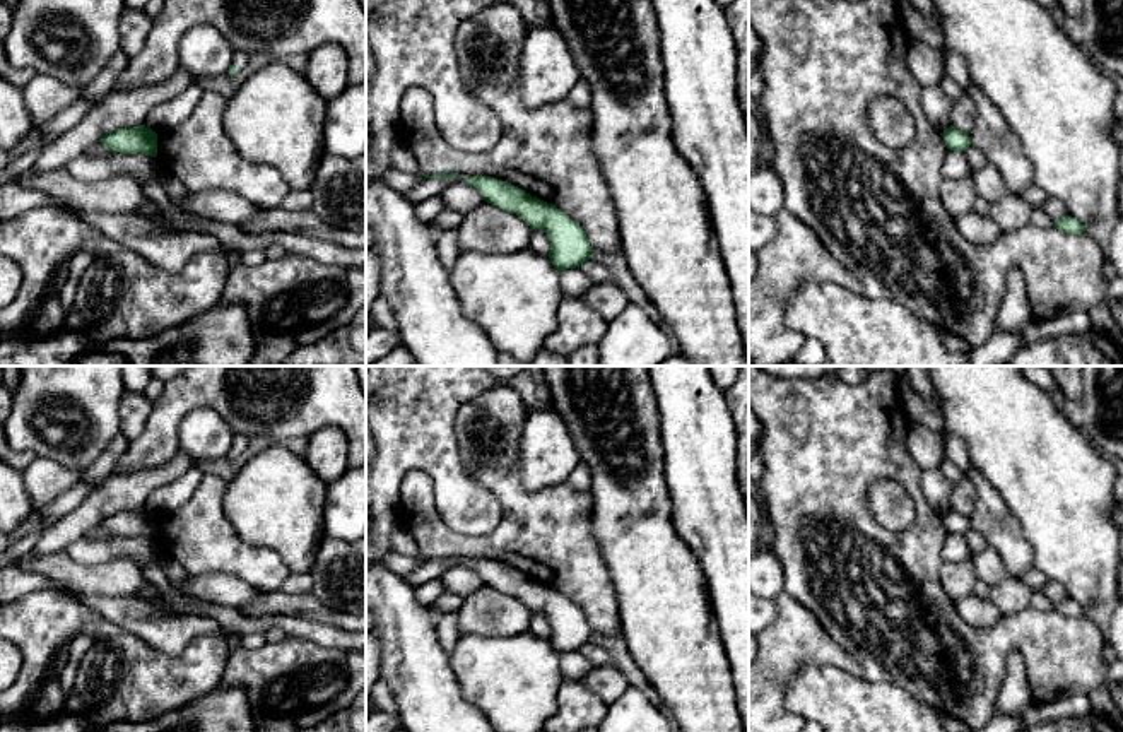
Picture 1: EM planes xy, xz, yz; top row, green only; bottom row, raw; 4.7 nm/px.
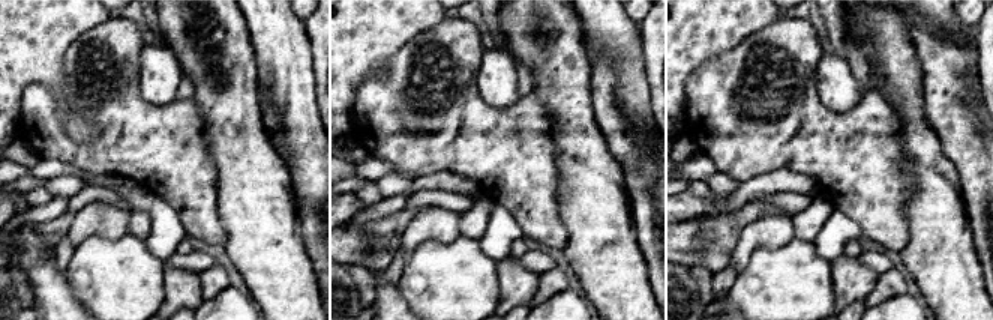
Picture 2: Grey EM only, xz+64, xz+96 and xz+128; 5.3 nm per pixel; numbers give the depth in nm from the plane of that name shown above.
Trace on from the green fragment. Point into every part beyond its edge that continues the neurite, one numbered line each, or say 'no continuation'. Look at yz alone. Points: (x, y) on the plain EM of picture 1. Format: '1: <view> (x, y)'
no continuation

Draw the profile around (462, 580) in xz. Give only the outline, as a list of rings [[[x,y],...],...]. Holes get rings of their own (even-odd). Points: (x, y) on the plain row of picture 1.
[[[456,566],[456,568],[448,570],[446,573],[439,576],[439,581],[444,587],[444,592],[458,593],[463,597],[468,597],[473,592],[485,587],[479,573],[467,566]]]

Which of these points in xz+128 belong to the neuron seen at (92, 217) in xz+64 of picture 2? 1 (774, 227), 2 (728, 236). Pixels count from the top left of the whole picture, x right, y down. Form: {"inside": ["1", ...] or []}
{"inside": ["1"]}

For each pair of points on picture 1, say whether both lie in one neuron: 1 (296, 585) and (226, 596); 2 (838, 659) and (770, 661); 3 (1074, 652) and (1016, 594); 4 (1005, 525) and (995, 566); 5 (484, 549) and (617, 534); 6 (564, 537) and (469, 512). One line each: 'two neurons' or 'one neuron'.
1: two neurons
2: one neuron
3: two neurons
4: two neurons
5: two neurons
6: two neurons

